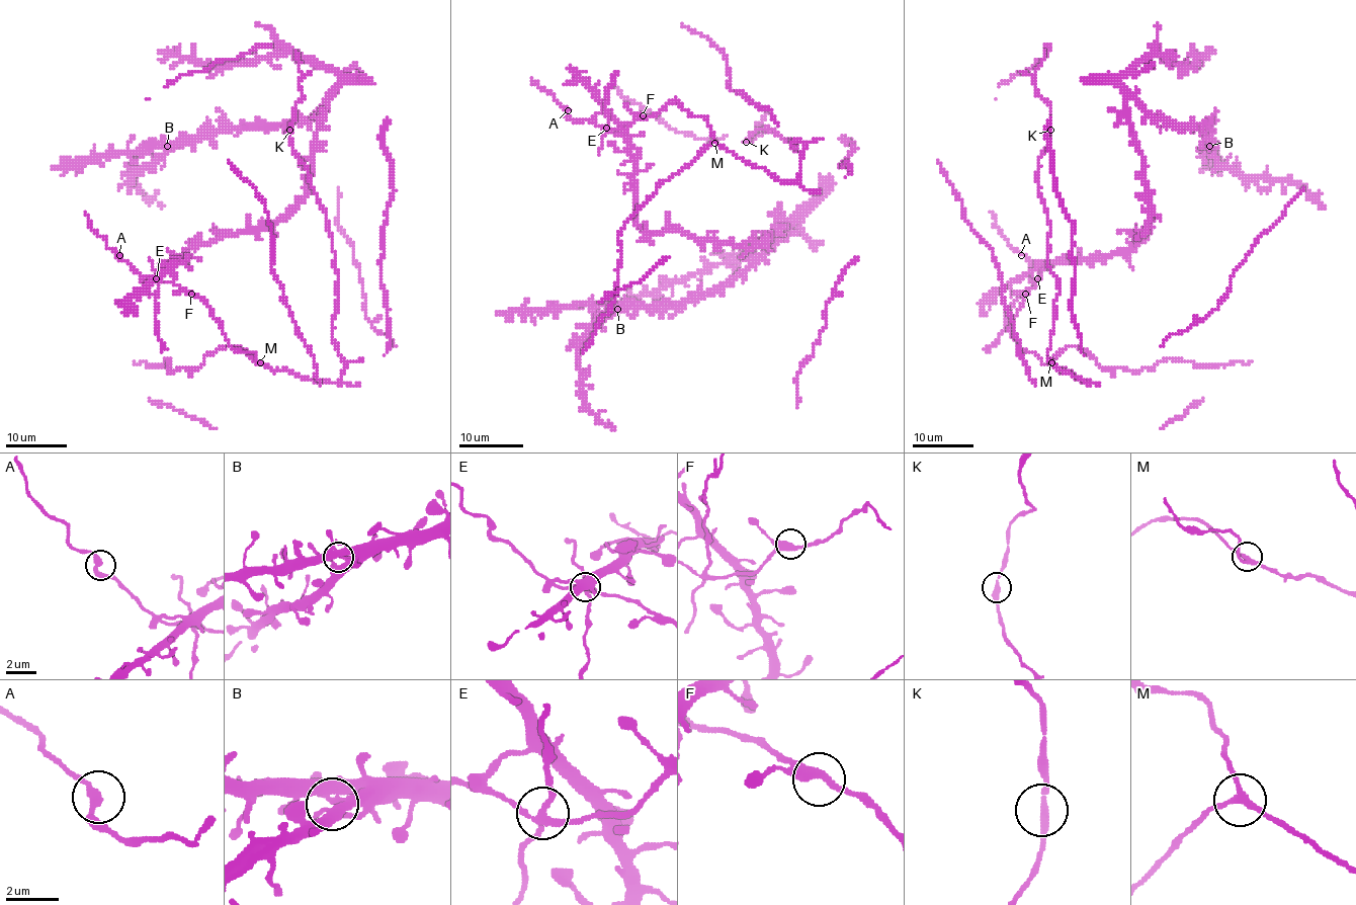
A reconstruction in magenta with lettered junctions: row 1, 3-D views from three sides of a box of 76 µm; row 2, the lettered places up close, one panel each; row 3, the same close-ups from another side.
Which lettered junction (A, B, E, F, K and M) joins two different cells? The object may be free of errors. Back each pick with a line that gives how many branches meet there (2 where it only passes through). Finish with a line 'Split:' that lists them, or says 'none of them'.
E: Branches: 4
Split: E

